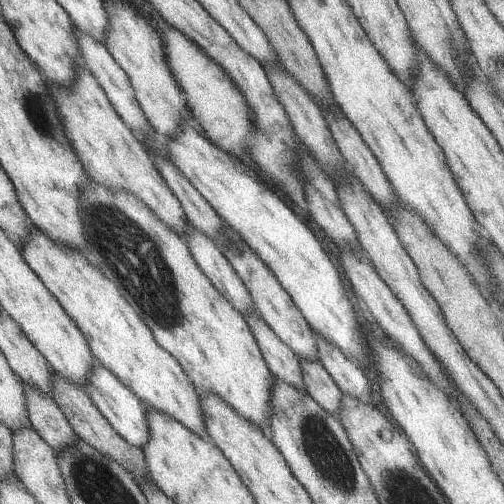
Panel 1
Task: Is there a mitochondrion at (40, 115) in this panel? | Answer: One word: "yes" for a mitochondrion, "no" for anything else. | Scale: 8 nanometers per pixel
yes

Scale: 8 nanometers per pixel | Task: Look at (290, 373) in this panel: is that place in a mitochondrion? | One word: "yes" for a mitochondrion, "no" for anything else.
no

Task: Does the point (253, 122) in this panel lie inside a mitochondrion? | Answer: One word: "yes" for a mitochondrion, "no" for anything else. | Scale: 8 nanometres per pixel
no

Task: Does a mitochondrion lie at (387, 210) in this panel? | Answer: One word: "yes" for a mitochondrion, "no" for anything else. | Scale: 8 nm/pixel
no

